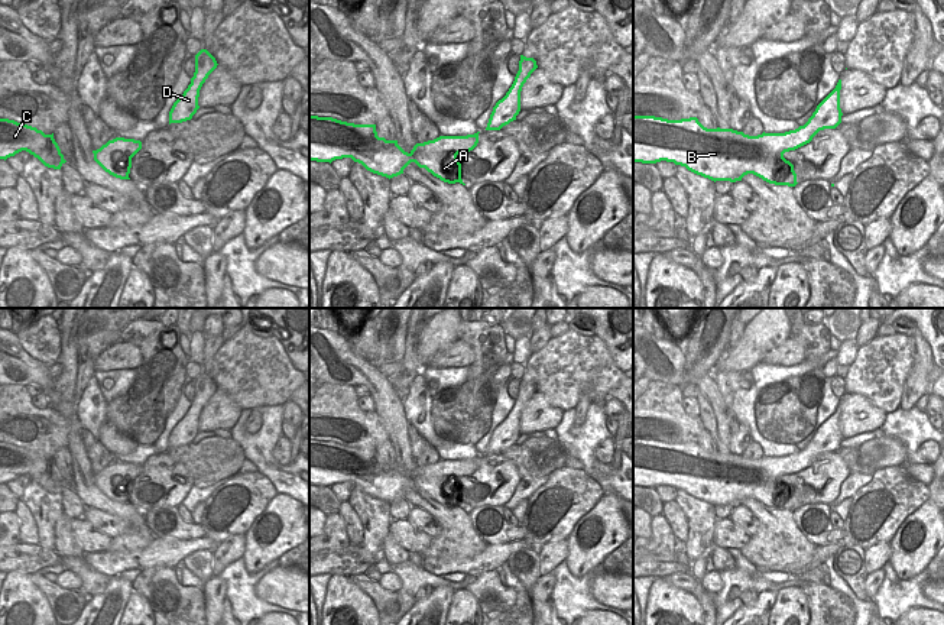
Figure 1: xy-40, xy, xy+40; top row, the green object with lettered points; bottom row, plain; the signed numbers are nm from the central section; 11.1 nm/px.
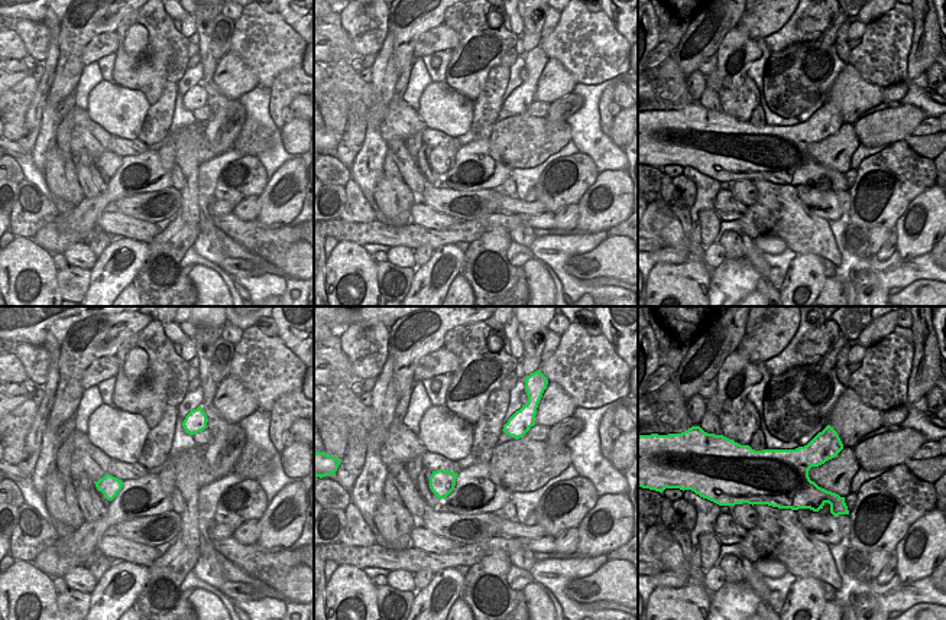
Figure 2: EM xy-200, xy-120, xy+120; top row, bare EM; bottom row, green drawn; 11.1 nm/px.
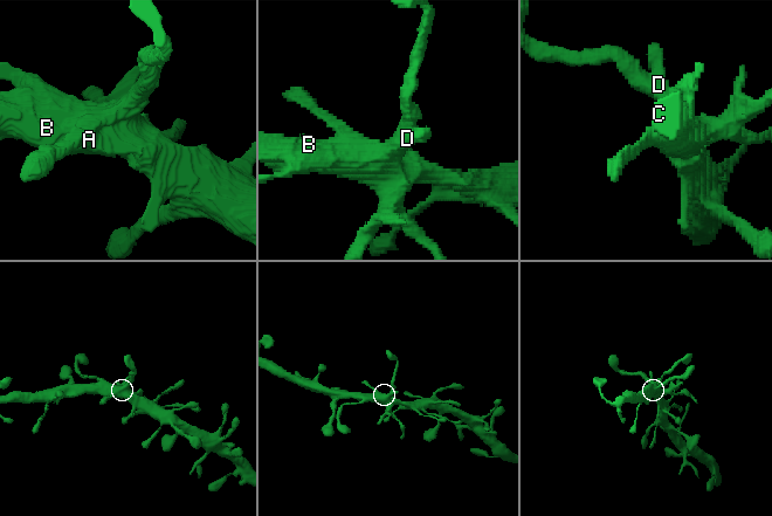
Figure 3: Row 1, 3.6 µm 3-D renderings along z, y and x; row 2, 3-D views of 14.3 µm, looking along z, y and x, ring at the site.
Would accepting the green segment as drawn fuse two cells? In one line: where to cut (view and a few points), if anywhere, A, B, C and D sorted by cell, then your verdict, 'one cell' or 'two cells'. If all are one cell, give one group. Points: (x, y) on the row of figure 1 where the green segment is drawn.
cut in xy+40 along (814, 112), (821, 126), (834, 128); A B C / D; two cells

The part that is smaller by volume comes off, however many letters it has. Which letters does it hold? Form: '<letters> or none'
D

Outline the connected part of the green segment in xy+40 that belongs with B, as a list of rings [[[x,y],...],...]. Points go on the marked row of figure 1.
[[[812,113],[808,122],[795,130],[763,132],[758,136],[733,129],[707,129],[697,117],[668,120],[655,116],[633,116],[633,162],[674,162],[714,182],[736,182],[742,181],[745,175],[753,174],[769,184],[795,187],[798,182],[794,165],[784,158],[784,153],[810,143],[824,129],[834,129],[834,126],[821,127],[817,113]]]

